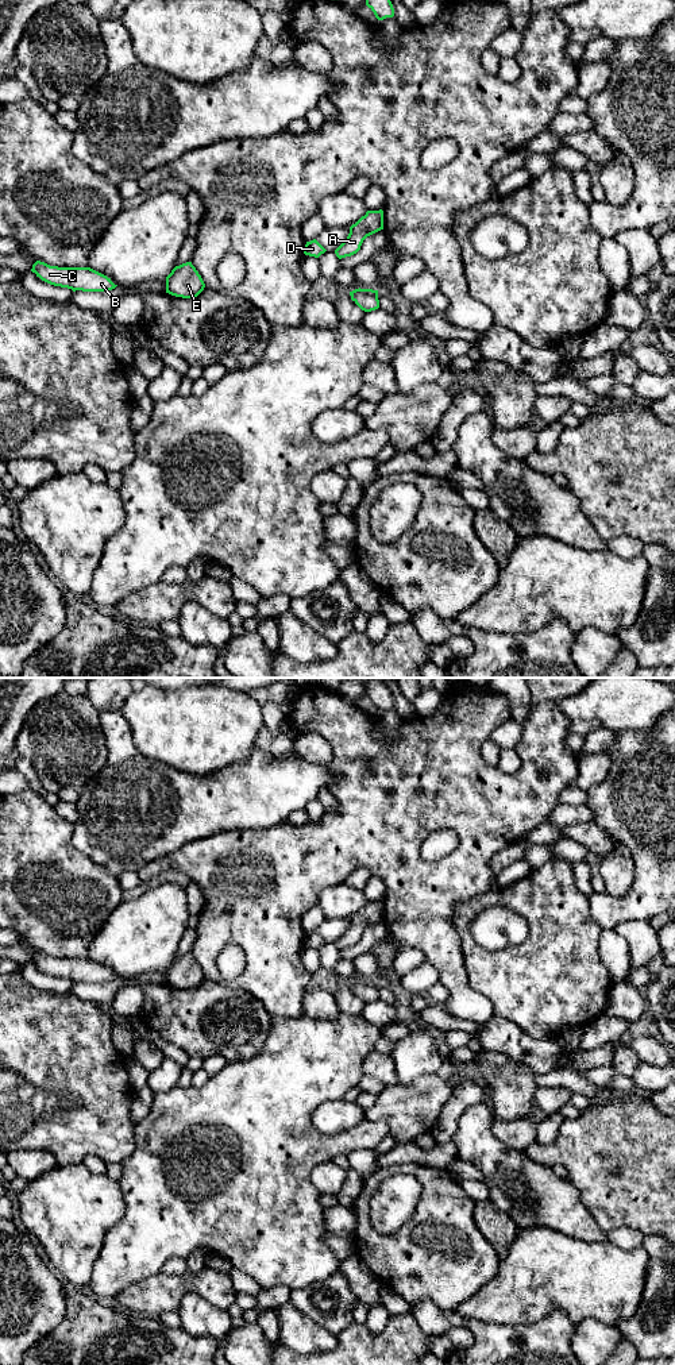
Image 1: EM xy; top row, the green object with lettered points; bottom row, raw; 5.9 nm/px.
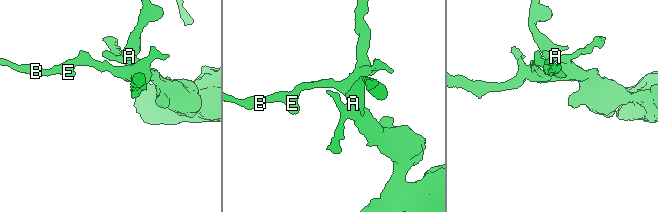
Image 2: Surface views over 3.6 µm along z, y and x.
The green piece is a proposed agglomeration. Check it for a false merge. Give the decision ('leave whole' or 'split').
leave whole

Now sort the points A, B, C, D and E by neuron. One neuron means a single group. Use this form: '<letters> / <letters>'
A B C D E

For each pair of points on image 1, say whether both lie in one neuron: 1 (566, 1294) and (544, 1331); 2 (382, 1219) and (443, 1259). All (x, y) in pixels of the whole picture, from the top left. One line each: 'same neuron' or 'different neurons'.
1: different neurons
2: different neurons

